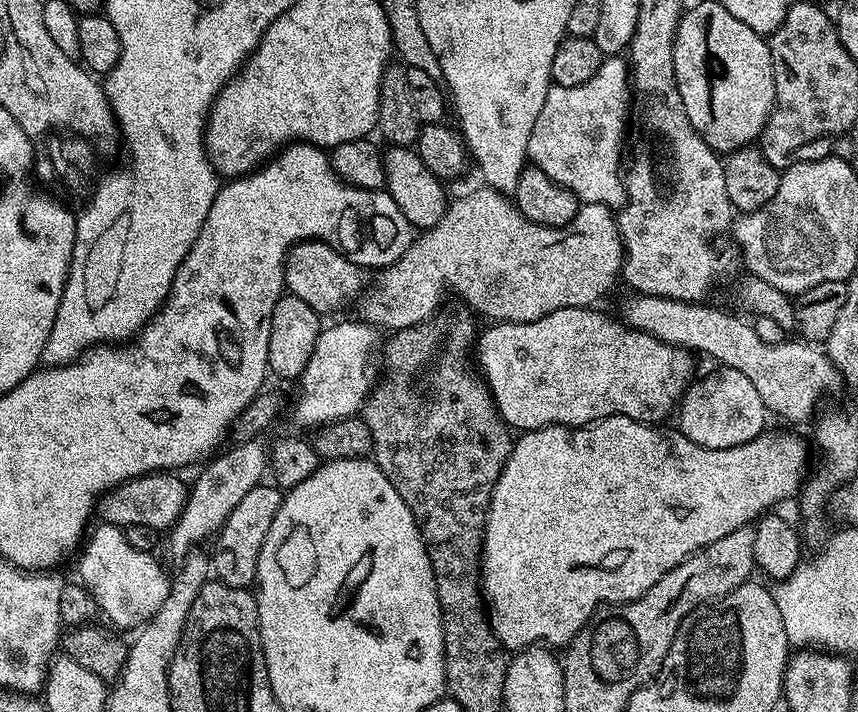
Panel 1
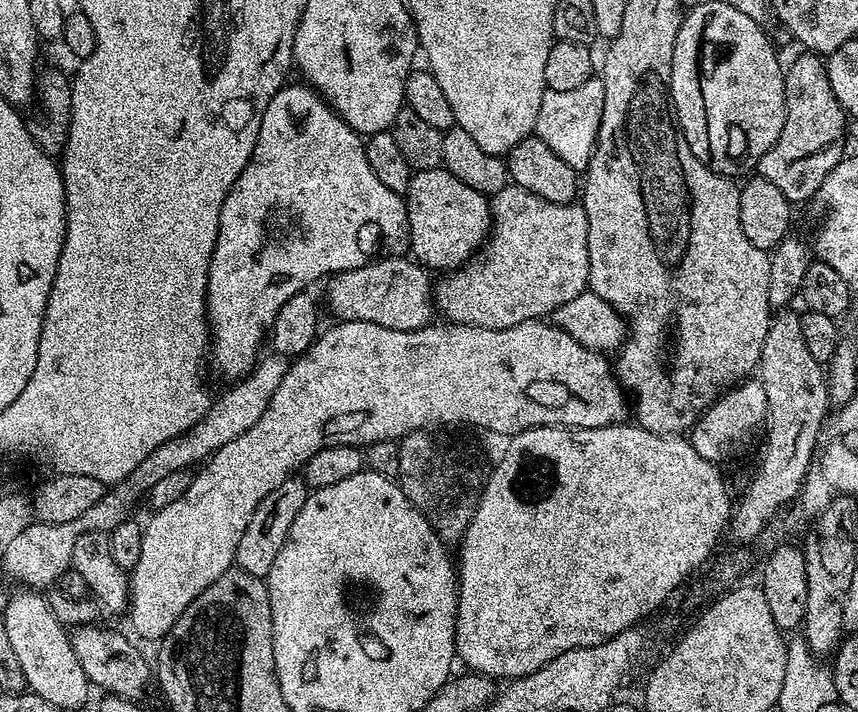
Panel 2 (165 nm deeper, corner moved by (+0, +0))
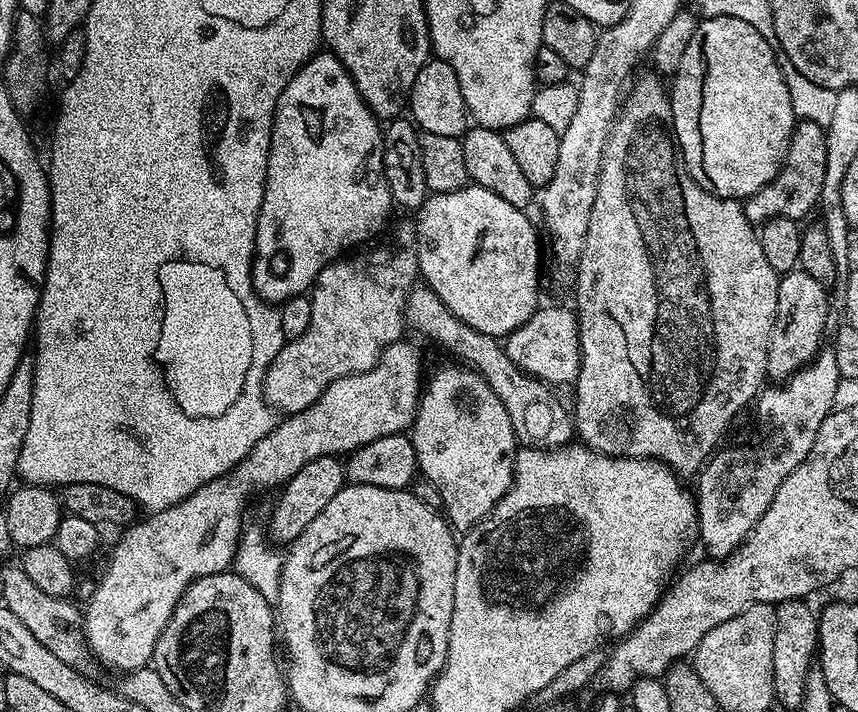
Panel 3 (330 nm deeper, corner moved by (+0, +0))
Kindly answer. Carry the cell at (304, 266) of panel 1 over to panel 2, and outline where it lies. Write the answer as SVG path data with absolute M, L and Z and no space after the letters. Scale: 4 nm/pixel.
M389 256L354 270L338 272L327 281L328 304L337 321L374 322L390 330L427 328L434 320L434 284L415 259Z

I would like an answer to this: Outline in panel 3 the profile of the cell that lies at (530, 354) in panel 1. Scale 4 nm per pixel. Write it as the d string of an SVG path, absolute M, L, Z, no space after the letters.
M404 343L390 345L370 370L335 380L306 410L285 415L270 430L270 434L266 434L266 438L259 440L254 450L250 450L250 454L242 458L242 462L238 462L231 472L221 476L219 480L206 482L182 502L161 512L145 515L145 520L137 519L121 531L124 533L112 552L108 569L105 570L104 577L99 577L94 594L88 599L82 612L84 639L88 641L91 655L95 659L97 656L106 667L117 668L117 673L120 674L143 668L151 661L154 646L162 630L166 630L166 622L170 622L174 606L178 606L185 590L198 578L227 572L233 567L236 548L240 545L240 533L246 524L244 511L256 488L279 489L290 478L294 478L294 474L298 474L298 470L302 470L306 462L314 462L314 458L339 457L383 436L399 436L411 429L422 391L422 376L420 380L419 350L412 344Z

